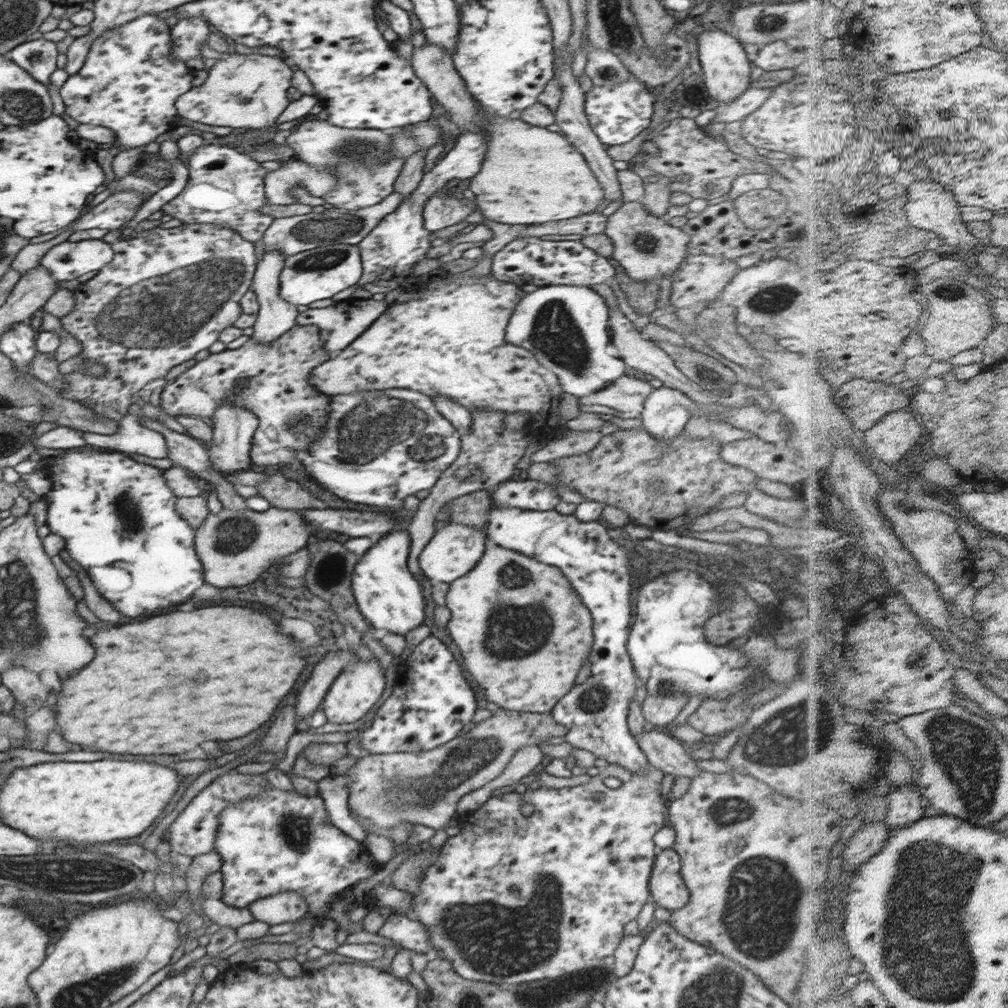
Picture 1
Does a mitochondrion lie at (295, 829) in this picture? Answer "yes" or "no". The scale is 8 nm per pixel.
yes

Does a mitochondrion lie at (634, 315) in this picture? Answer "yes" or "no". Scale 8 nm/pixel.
no

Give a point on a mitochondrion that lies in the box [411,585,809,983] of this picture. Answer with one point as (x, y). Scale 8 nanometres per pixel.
(754, 908)

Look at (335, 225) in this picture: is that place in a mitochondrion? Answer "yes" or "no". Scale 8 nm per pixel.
yes

